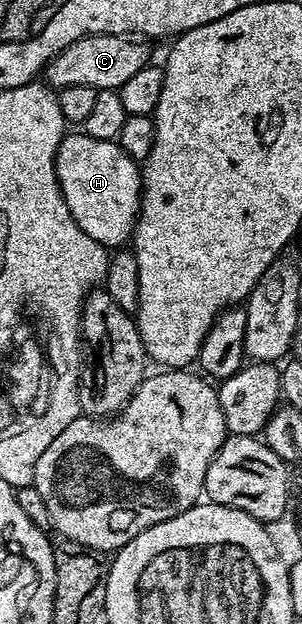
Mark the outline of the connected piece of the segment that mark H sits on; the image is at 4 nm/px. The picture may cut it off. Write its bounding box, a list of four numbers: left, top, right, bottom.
[55,131,141,247]

